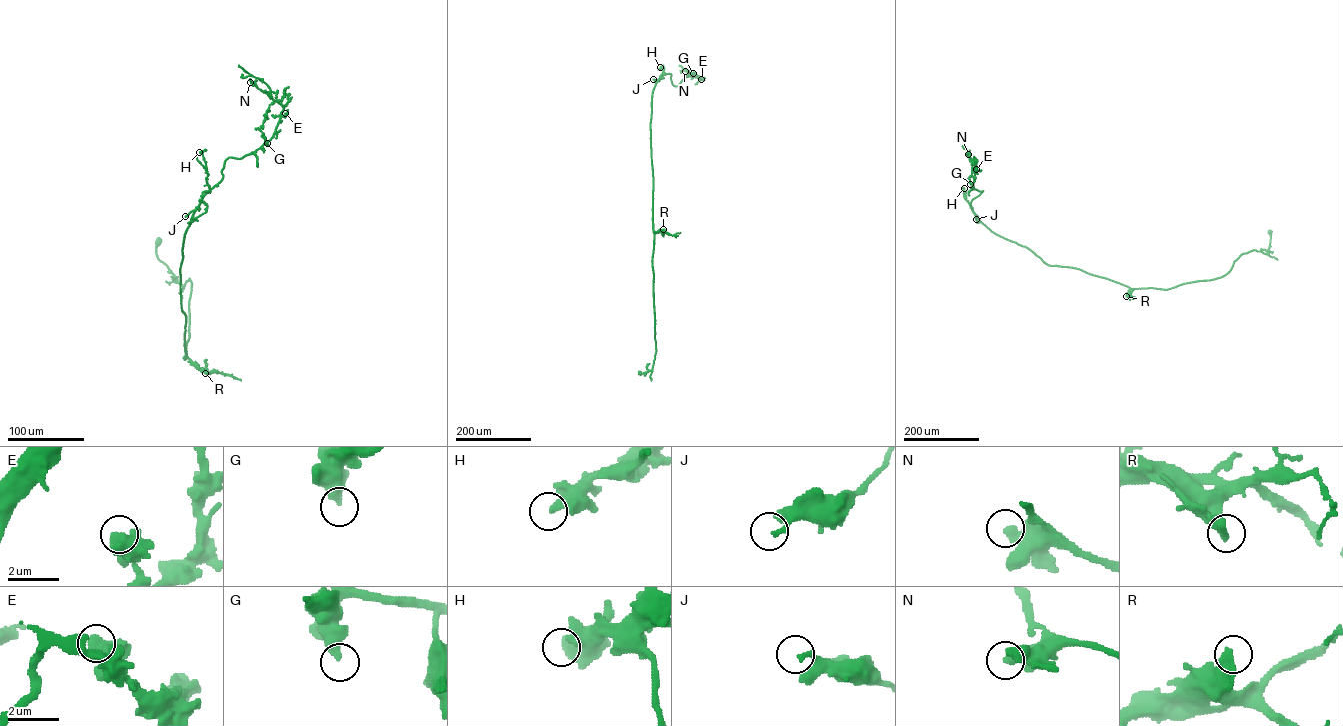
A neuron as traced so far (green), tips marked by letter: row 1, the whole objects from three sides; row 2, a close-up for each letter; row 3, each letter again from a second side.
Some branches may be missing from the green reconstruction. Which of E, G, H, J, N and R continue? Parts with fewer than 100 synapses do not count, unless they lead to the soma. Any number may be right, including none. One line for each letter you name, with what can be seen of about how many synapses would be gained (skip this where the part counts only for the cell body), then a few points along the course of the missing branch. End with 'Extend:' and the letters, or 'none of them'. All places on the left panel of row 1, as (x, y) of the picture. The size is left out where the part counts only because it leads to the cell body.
R: 400 synapses; course (205, 373), (230, 382), (246, 382)
Extend: R

